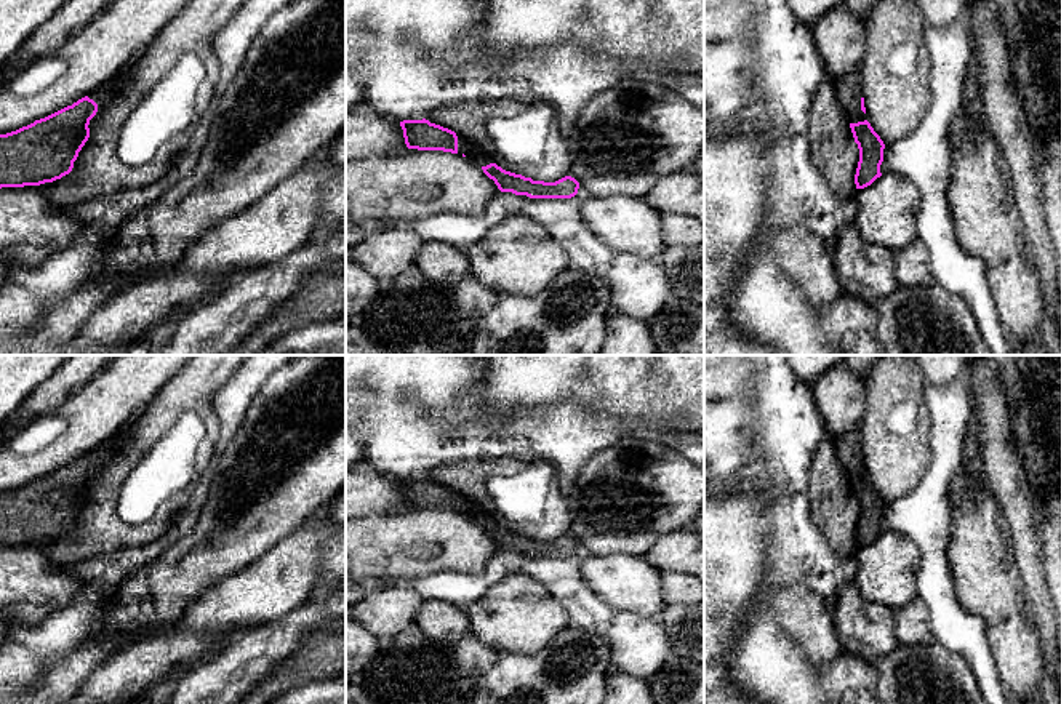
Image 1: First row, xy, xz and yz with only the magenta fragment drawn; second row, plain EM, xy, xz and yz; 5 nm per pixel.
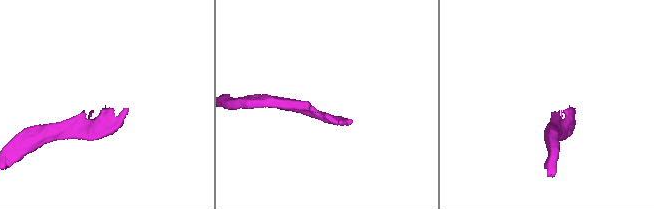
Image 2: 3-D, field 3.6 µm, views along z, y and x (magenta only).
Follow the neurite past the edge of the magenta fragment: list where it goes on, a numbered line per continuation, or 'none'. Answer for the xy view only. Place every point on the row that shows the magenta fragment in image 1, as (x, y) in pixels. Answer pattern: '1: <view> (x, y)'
1: xy (103, 93)

